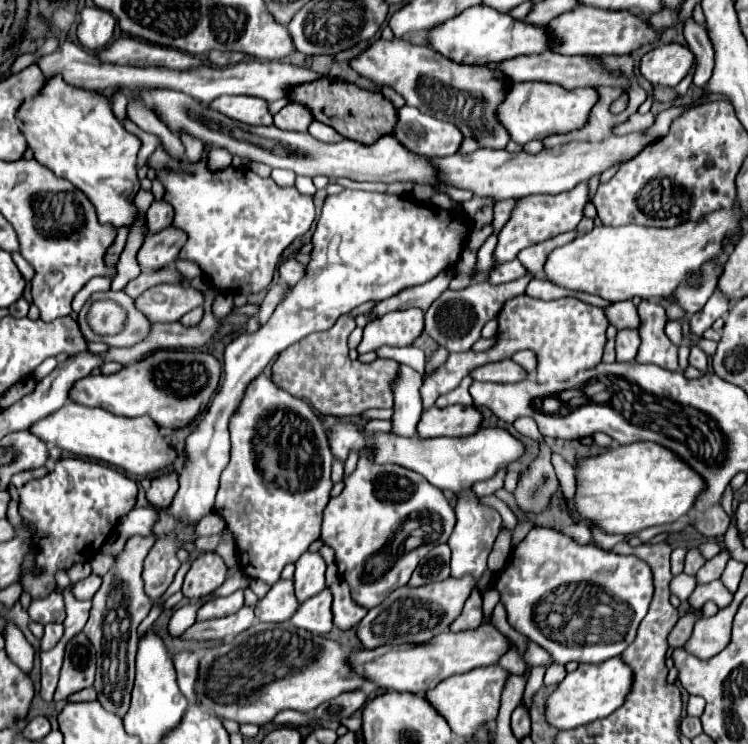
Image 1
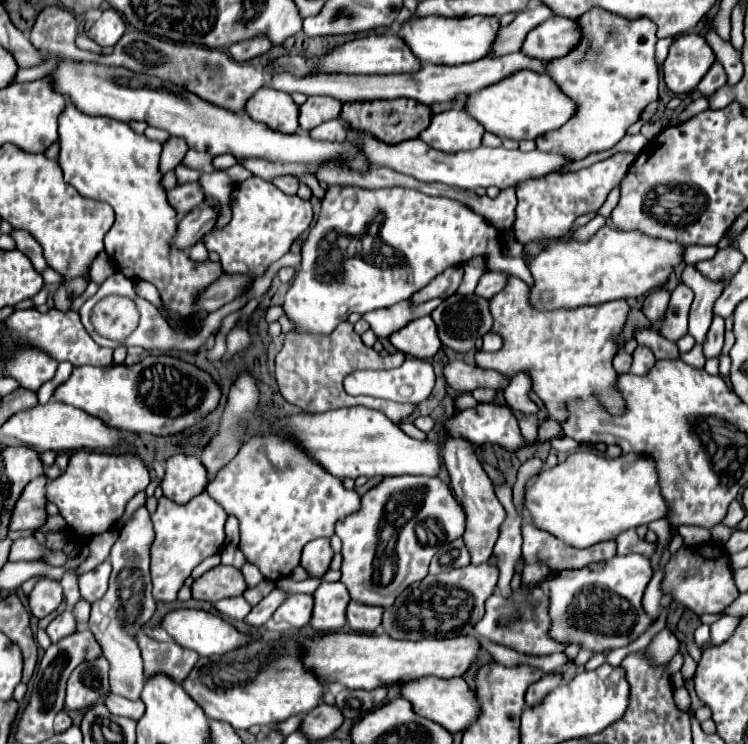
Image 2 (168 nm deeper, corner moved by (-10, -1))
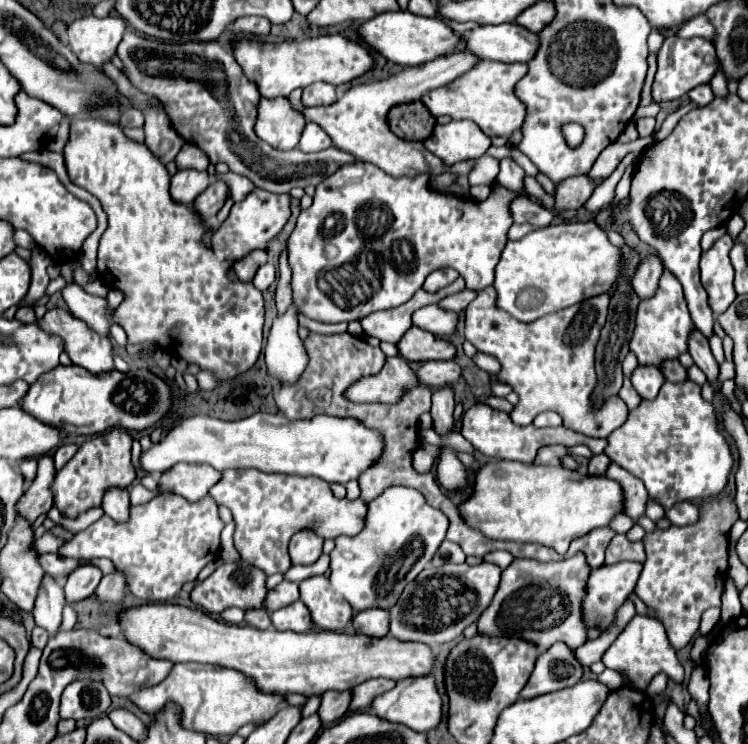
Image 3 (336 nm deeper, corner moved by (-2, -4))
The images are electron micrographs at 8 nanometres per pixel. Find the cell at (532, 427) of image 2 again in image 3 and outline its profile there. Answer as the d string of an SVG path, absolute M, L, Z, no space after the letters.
M488 286L484 292L478 292L478 296L468 304L466 308L464 335L467 341L473 344L479 352L488 356L494 356L502 364L502 372L492 376L512 386L512 390L520 396L520 402L514 406L510 418L518 426L532 424L534 416L546 410L558 412L564 420L564 426L576 432L582 432L592 438L608 438L616 428L620 428L628 418L626 404L616 396L616 400L608 400L602 410L590 408L590 392L596 386L596 372L594 372L594 348L600 338L600 330L606 320L608 312L608 294L592 296L590 300L582 300L580 304L574 304L570 308L564 308L560 312L552 312L550 316L542 316L534 322L518 322L512 320L512 316L504 316L494 304L494 288Z

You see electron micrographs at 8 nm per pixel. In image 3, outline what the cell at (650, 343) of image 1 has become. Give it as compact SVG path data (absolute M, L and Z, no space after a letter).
M648 254L642 258L642 262L636 266L634 280L632 280L634 290L640 298L648 298L652 296L652 292L656 292L656 284L660 280L662 270L664 266L656 254Z

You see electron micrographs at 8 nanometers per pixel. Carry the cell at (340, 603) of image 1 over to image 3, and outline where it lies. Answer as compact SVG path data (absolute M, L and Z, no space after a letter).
M372 608L372 610L364 610L358 612L352 620L352 626L358 634L364 636L372 636L372 638L384 638L388 636L388 626L390 626L390 614L388 610L382 608Z

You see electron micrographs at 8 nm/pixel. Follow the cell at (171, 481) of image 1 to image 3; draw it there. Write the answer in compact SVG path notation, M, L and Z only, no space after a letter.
M176 464L172 472L160 476L160 486L164 492L176 492L188 502L196 502L204 498L220 478L222 474L206 464Z

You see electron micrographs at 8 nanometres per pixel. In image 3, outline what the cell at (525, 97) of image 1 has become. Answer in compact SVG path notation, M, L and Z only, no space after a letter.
M480 60L476 66L472 66L468 72L452 80L450 84L444 84L440 88L434 88L422 96L422 104L430 110L432 116L450 116L454 120L472 120L480 126L480 130L486 136L510 136L520 124L524 124L526 108L520 104L520 100L514 96L514 86L520 76L526 72L526 64L514 62L488 62Z

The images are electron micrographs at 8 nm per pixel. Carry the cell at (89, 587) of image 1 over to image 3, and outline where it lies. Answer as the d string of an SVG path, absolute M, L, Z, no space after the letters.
M86 564L86 566L76 568L76 570L68 576L68 580L66 580L66 584L64 584L66 600L68 600L68 602L78 602L78 600L88 598L88 596L96 590L100 578L102 578L100 568L96 568L96 566L92 566L92 564Z

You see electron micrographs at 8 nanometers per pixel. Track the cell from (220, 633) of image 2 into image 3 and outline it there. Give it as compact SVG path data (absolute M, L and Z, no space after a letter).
M144 604L120 612L118 622L124 638L156 660L214 664L242 672L266 694L296 692L302 696L324 694L326 690L352 690L370 678L404 680L424 676L434 666L432 650L426 644L402 642L396 638L370 638L342 632L278 632L234 626L214 620L210 614L178 604Z

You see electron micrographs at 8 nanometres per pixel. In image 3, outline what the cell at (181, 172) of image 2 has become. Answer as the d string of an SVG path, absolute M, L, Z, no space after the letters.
M184 144L176 156L178 168L196 168L196 170L208 170L210 160L208 156L196 146L196 144Z

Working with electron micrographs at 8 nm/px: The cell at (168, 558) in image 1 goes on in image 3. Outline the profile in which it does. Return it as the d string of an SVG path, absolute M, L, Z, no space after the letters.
M166 492L146 504L132 506L126 522L116 522L104 514L98 522L68 540L59 549L59 554L80 560L108 558L114 568L124 574L126 586L136 598L146 602L168 602L186 582L196 580L208 562L218 558L222 528L224 522L218 516L212 496L188 502L178 494Z

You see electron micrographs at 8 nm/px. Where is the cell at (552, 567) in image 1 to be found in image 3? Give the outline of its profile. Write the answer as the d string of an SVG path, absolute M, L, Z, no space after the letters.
M618 562L614 566L604 564L592 570L584 598L584 622L588 628L596 624L606 630L612 624L616 610L624 604L628 594L634 592L640 572L640 562Z

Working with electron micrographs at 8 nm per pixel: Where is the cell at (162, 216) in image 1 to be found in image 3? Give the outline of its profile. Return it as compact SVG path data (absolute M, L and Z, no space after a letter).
M194 168L178 170L172 176L170 194L176 202L192 204L196 200L196 196L200 196L200 192L204 192L204 188L208 188L208 184L210 184L208 172L200 172L200 170L194 170Z

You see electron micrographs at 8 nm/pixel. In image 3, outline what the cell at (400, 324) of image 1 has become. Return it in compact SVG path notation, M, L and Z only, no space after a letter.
M410 328L406 336L398 342L400 356L410 362L426 360L452 360L456 356L456 346L450 340L438 338L420 328Z

